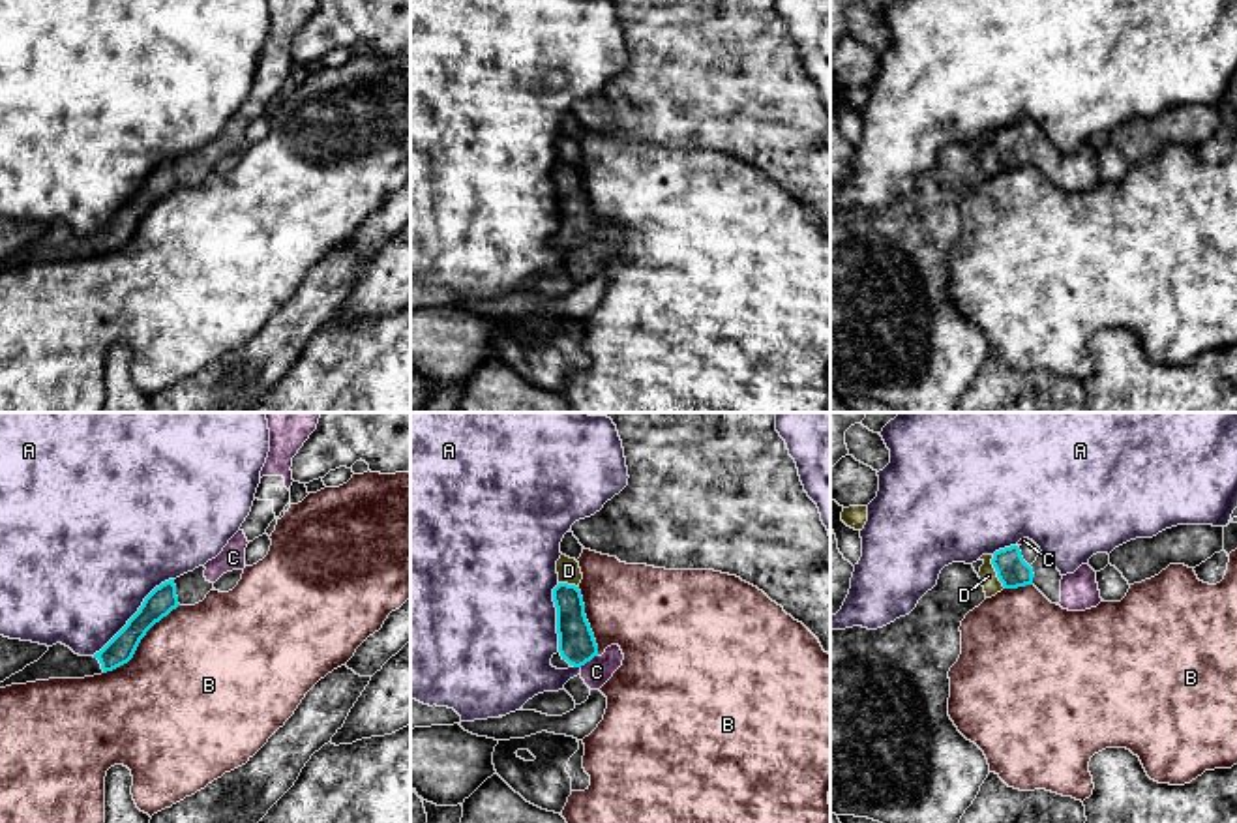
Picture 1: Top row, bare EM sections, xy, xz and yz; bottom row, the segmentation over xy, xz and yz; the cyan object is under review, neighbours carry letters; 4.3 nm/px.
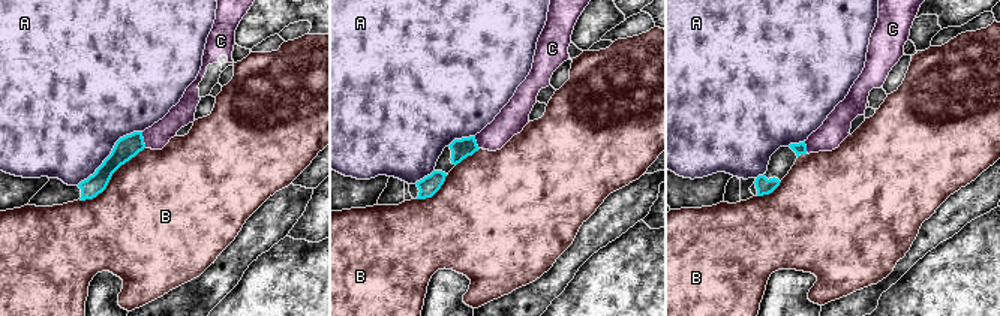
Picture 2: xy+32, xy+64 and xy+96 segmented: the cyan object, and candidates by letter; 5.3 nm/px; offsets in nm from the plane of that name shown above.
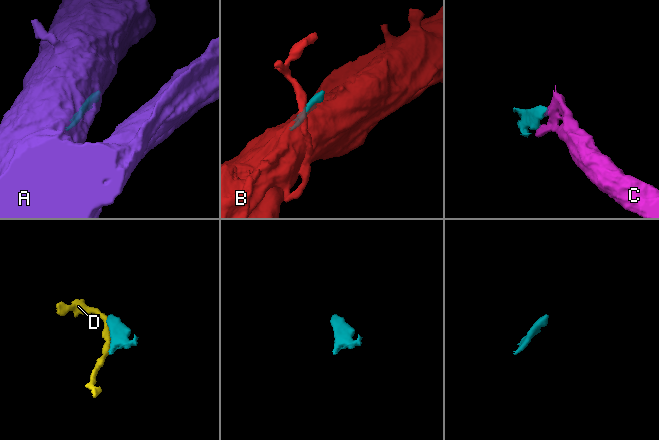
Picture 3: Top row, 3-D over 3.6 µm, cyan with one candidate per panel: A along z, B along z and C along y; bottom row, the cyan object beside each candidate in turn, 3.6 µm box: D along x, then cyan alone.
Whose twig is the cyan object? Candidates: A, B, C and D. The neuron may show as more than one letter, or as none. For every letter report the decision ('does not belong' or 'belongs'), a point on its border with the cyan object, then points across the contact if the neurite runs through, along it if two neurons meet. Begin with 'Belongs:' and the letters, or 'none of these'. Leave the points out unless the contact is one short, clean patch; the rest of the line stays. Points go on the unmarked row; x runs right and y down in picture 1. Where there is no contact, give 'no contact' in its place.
Belongs: C
A: does not belong; meets cyan in xy at (135, 194)
B: does not belong; meets cyan in xy at (139, 222)
C: belongs; meets cyan in xz at (587, 240)
D: does not belong; meets cyan in yz at (996, 150)

